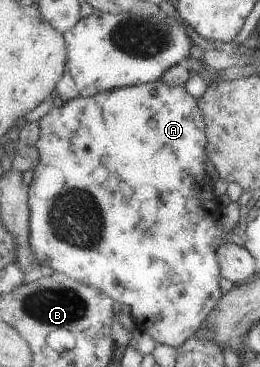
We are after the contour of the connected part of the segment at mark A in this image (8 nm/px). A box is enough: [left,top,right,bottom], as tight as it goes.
[31,80,229,347]

